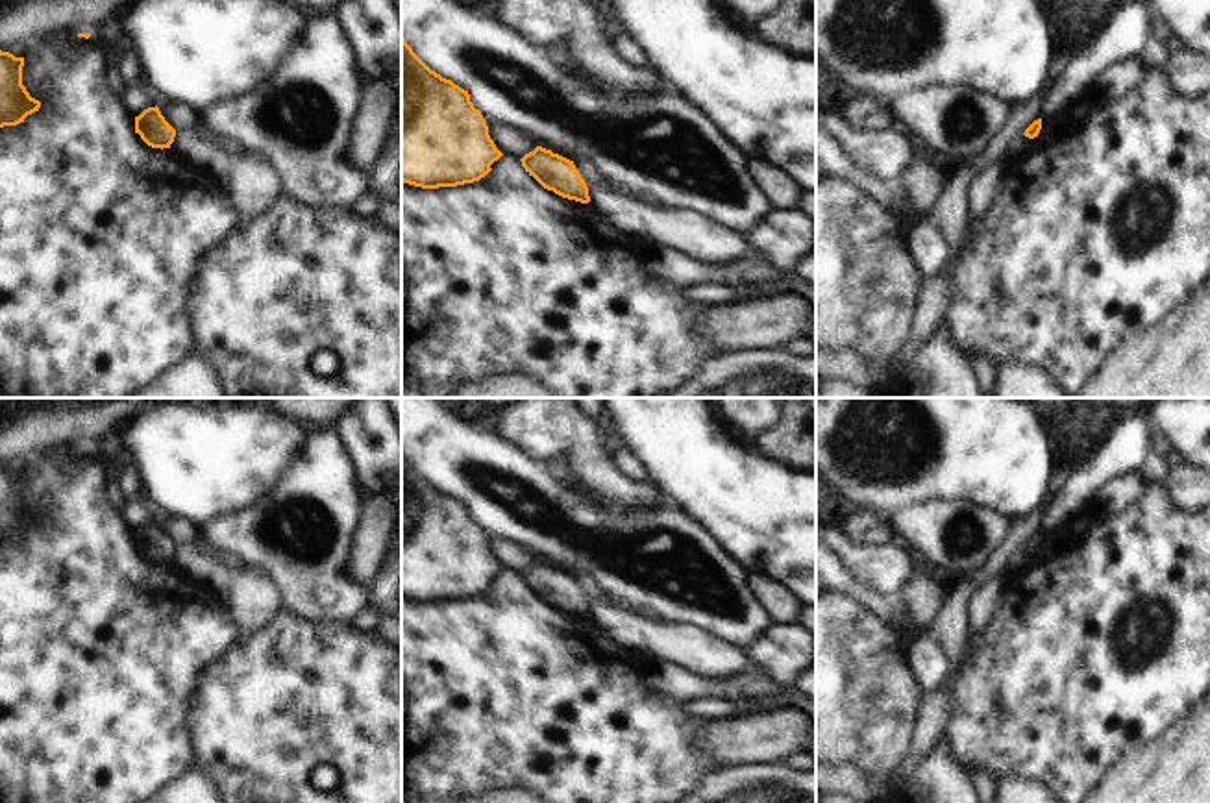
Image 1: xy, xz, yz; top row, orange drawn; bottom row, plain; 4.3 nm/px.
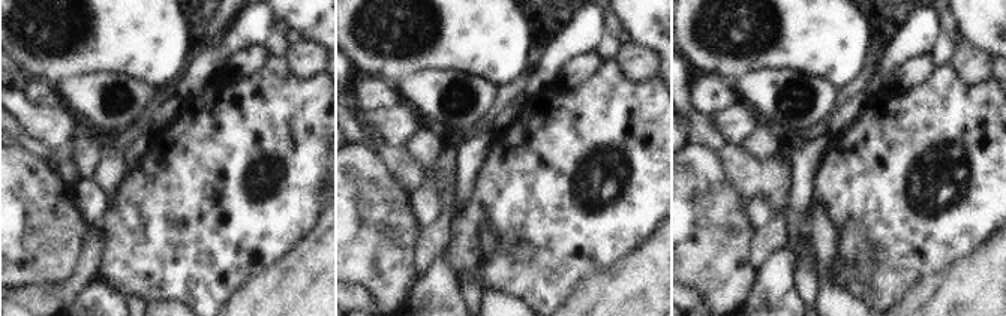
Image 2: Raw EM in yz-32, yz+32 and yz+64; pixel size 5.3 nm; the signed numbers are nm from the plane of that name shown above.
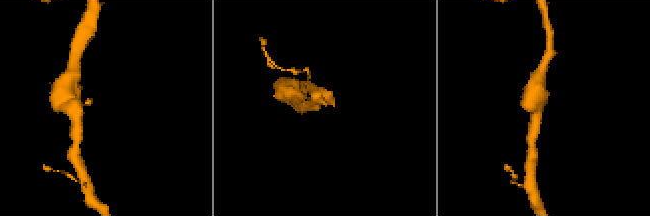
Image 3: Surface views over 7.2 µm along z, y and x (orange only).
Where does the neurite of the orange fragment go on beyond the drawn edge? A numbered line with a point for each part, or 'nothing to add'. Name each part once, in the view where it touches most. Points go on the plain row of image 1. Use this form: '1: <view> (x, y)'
nothing to add

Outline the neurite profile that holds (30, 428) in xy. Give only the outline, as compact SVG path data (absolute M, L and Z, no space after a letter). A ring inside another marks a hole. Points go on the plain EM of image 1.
M0 398L0 464L26 472L44 453L100 448L141 407L167 398Z

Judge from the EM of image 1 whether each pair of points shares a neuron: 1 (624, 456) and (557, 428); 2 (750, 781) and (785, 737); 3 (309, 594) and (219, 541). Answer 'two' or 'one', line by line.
1: two
2: two
3: one

